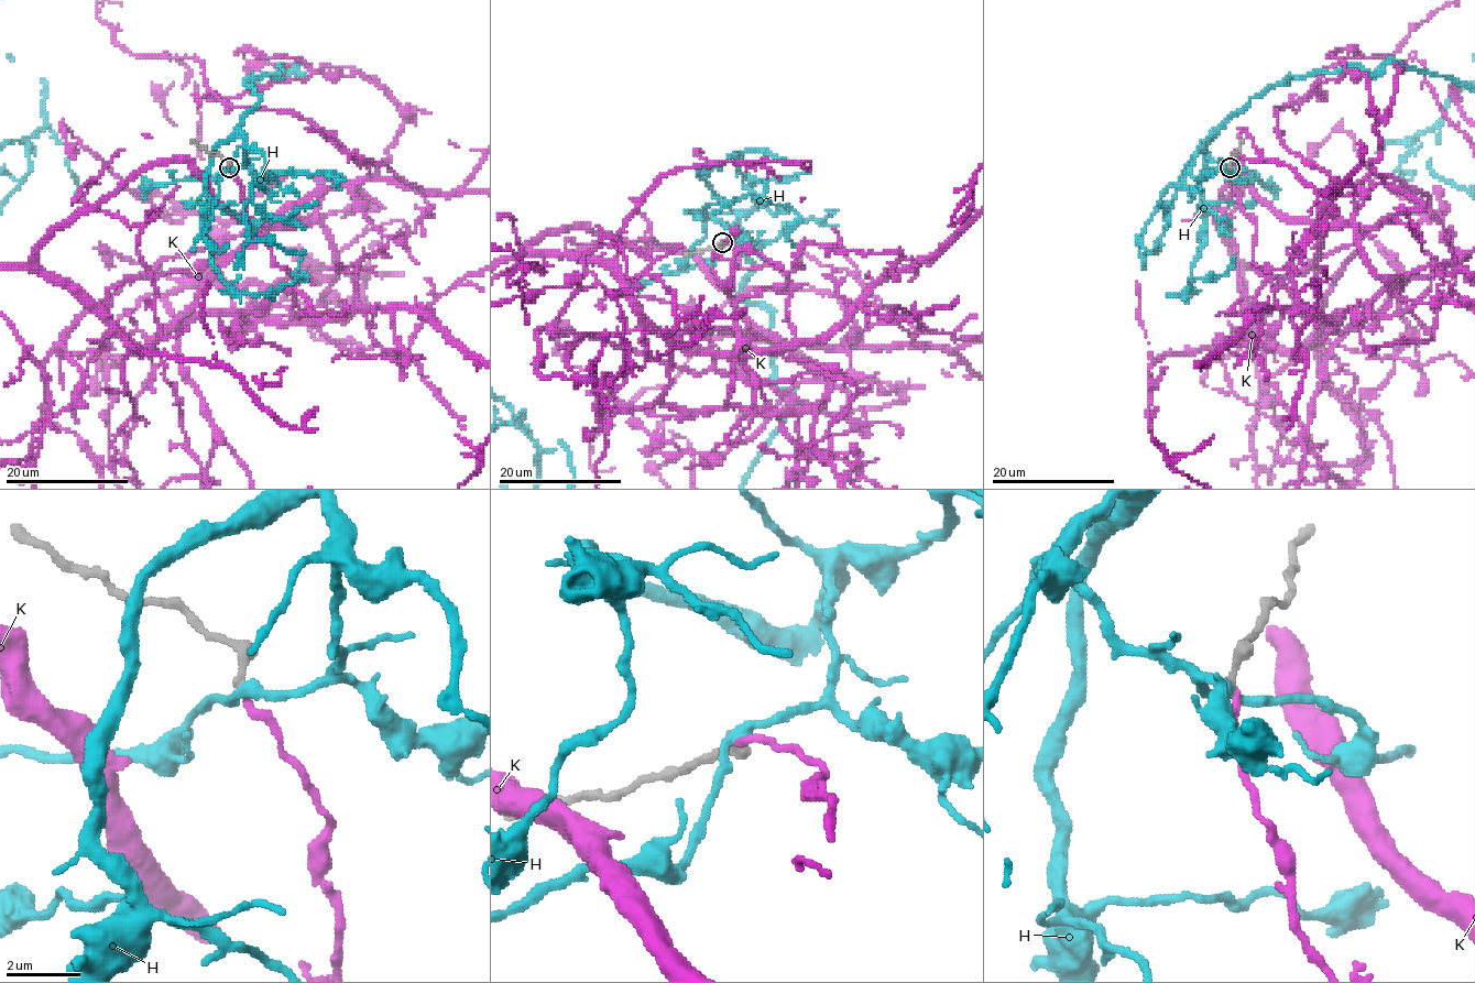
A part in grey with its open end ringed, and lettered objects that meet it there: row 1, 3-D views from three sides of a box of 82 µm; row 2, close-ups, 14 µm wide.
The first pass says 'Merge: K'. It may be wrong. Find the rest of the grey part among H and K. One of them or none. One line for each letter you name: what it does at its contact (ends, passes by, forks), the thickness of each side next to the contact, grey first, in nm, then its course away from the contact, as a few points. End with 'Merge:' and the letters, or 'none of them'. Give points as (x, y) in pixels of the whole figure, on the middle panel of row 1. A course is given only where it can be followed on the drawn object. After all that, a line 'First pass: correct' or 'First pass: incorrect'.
K: it ends; calibres 180 and 190 nm
Merge: K
First pass: correct

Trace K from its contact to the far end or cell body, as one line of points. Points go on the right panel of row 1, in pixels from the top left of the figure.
K: (1230, 166), (1252, 263), (1339, 313), (1280, 349), (1244, 266), (1451, 295)

